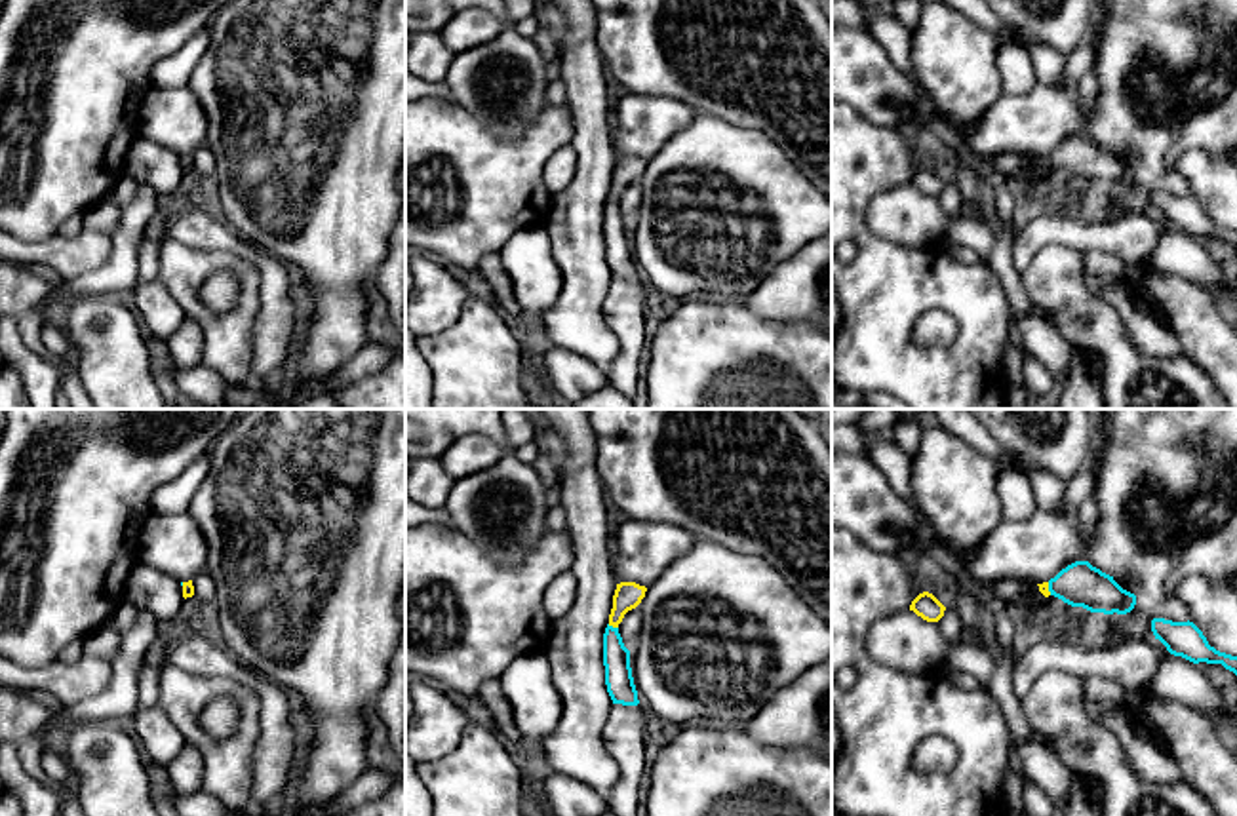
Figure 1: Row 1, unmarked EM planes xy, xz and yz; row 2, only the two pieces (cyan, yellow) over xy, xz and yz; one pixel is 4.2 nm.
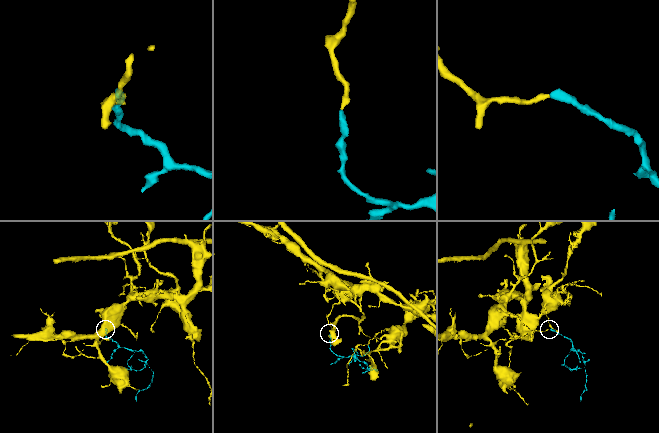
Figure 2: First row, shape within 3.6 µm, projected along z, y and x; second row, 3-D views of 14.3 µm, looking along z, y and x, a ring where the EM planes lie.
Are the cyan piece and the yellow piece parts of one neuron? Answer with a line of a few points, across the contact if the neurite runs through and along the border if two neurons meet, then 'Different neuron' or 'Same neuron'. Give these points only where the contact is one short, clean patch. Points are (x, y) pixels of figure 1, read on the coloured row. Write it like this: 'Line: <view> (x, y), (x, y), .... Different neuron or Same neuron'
Line: xz (619, 680), (611, 626), (627, 596). Same neuron

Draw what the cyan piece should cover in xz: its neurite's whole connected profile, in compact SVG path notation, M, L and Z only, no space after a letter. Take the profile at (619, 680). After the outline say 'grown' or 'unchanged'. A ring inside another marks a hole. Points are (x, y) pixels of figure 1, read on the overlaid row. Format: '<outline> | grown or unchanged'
M620 582L617 584L613 595L613 609L603 633L605 685L613 704L639 704L630 668L630 651L622 643L618 624L622 622L628 611L636 609L641 603L645 592L647 588L636 582Z | grown

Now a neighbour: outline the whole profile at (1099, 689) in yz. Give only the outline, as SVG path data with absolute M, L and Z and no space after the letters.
M1098 675L1083 677L1083 689L1085 689L1087 700L1094 700L1098 704L1125 709L1130 713L1136 713L1138 708L1148 698L1146 694L1130 692L1123 689L1121 685Z

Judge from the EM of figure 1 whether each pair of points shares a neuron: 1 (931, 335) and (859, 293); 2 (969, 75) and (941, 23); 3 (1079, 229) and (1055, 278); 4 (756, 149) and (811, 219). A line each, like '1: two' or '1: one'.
1: two
2: one
3: two
4: one

